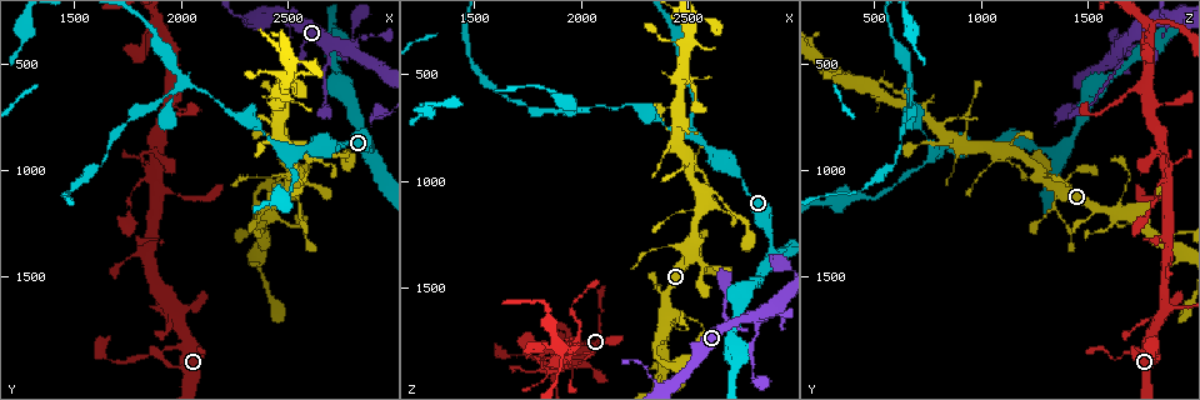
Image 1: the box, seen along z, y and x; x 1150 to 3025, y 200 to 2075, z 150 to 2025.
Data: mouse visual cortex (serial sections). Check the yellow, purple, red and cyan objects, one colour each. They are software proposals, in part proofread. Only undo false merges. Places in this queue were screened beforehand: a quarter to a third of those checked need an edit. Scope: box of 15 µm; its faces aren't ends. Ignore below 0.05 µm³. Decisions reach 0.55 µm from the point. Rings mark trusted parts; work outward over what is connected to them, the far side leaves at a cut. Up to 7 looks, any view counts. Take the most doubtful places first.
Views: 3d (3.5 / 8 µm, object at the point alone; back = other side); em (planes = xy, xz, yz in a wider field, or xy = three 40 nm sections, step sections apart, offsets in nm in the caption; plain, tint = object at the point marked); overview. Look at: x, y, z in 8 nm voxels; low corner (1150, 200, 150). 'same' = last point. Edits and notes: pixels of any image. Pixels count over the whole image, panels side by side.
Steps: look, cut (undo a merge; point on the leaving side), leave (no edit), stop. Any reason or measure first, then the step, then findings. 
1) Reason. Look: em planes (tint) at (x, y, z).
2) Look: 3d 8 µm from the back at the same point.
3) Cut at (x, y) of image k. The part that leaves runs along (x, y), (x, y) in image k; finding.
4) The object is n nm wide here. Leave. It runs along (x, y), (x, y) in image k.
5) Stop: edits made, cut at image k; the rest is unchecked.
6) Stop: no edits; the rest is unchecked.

Looks like a crossing. Look: 3d 8 µm at (2390, 1180, 1620).

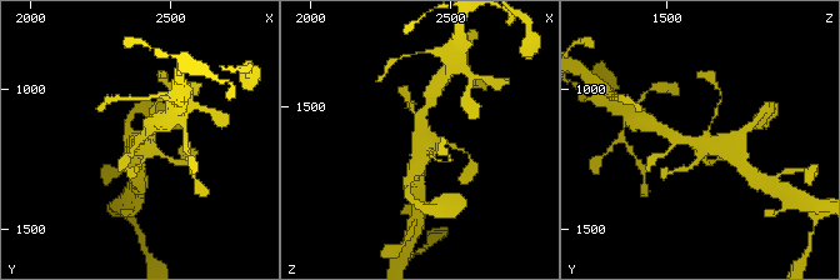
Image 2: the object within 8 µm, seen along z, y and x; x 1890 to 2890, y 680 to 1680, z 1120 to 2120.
Need the tissue. Look: em xy step 1 (tint) at (2390, 1190, 1630).

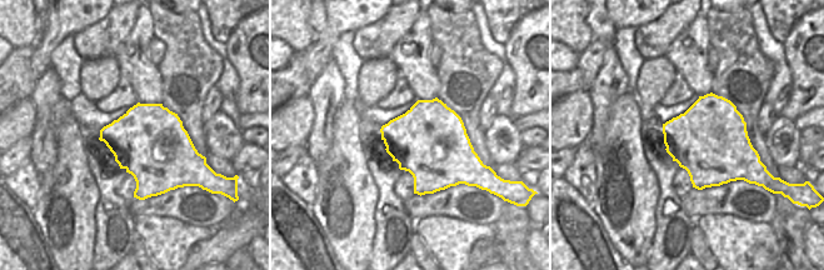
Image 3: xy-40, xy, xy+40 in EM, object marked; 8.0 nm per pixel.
Leave. It runs along (668, 133), (726, 148), (733, 155) in image 2; continuous, no second cell.

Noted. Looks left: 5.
Three-way junction. Look: 3d 3.5 µm at (2680, 440, 1670).

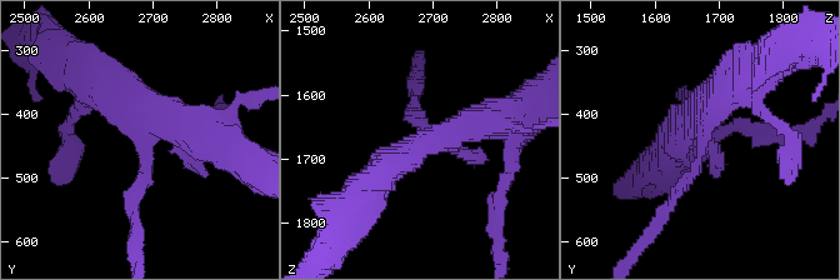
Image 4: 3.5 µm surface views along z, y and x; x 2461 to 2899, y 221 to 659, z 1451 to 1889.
Look: em xy step 1 (tint) at (2690, 435, 1675).

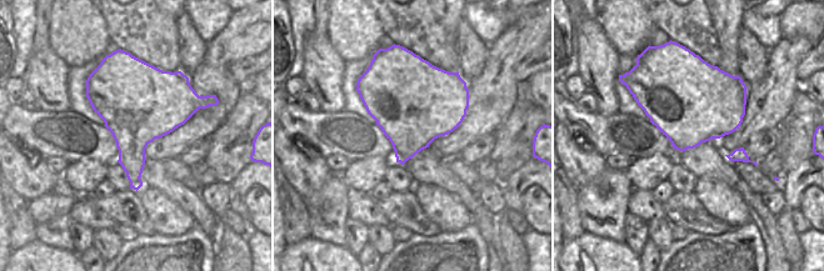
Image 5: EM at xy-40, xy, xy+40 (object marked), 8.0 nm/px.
Another direction. Look: em xy step 2 (tint) at the same point.

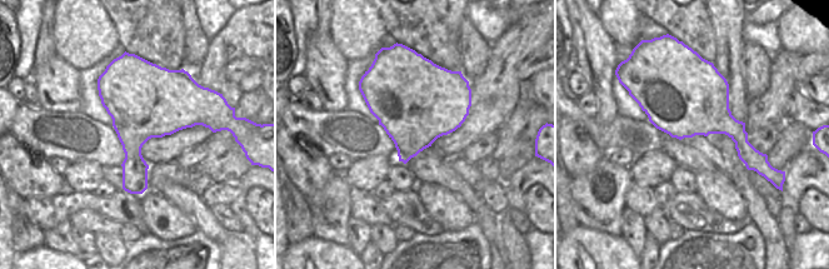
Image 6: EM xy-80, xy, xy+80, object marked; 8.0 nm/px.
Leave. It runs along (740, 84), (710, 103), (669, 206) in image 4; one cell here.

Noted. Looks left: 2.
Sudden change in width. Look: 3d 3.5 µm at (1950, 690, 1860).

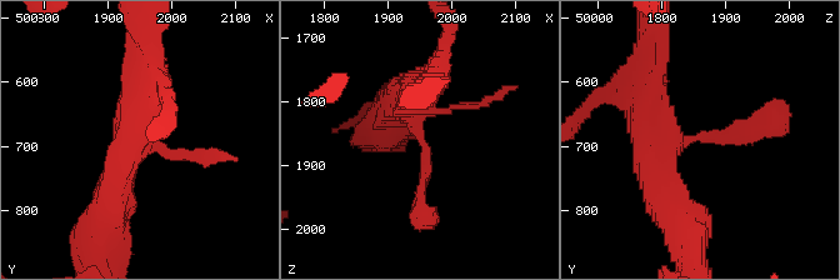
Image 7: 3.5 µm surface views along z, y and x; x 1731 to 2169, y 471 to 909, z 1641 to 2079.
Shape alone is not enough. Look: em xy step 2 (tint) at (1950, 680, 1860).

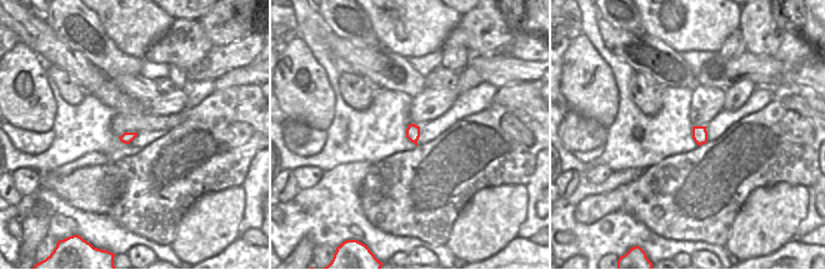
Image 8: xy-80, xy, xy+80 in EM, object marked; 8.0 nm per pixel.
Leave. It runs along (660, 178), (660, 143), (775, 111) in image 7; continuous, no second cell.

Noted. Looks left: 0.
Stop: no edits; the rest is unchecked.

